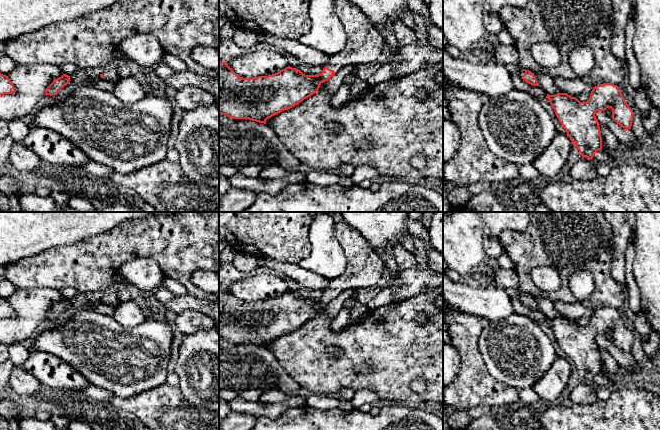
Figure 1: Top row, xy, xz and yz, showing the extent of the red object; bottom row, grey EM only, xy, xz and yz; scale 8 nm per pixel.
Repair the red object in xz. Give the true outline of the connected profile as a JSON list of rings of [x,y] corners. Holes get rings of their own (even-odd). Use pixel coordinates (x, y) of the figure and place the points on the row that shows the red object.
[[[334,0],[334,3],[336,14],[347,35],[347,43],[341,52],[330,57],[328,65],[320,74],[305,75],[300,70],[288,66],[272,75],[243,78],[238,76],[226,62],[219,61],[219,114],[266,124],[267,119],[315,94],[323,82],[328,81],[344,66],[375,62],[386,44],[380,29],[350,1]]]

